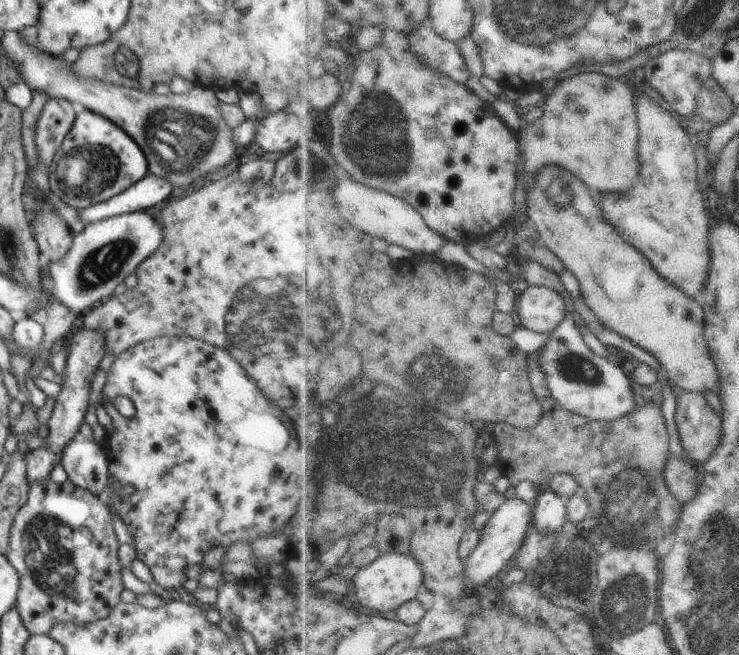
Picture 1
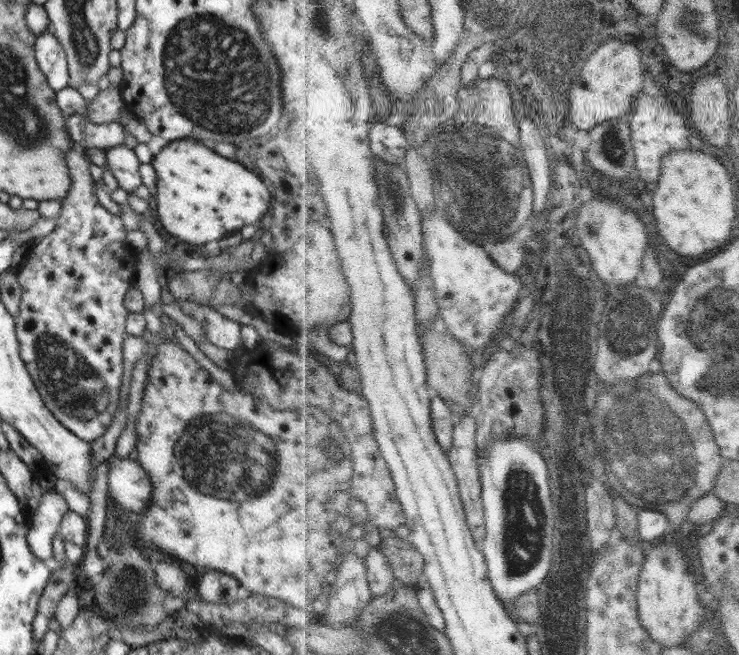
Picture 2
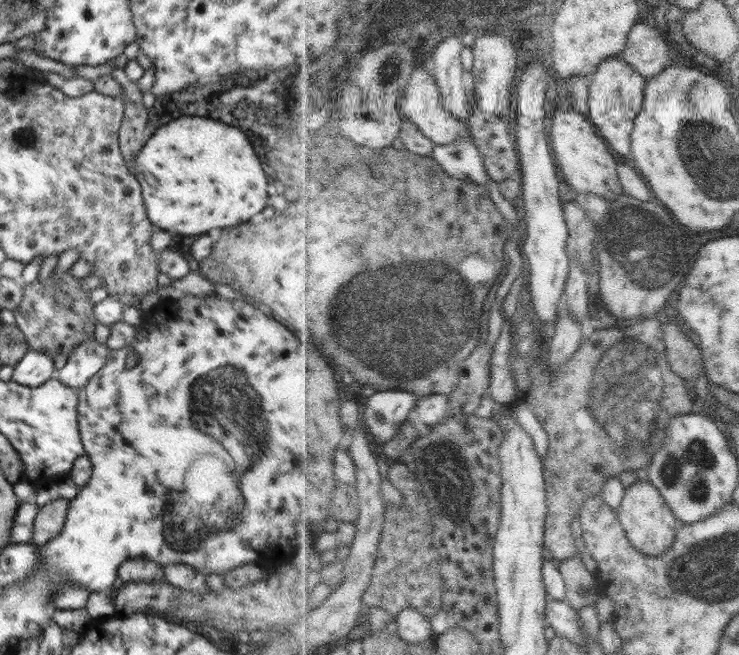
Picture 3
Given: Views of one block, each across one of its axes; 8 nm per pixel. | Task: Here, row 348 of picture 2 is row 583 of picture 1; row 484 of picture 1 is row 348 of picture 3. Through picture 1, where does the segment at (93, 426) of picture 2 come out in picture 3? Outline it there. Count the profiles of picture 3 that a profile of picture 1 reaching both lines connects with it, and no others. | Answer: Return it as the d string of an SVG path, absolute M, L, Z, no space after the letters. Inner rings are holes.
M64 271L55 284L51 275L43 285L36 279L32 284L24 285L23 298L13 310L15 325L24 333L29 348L42 350L54 357L58 352L70 354L75 346L94 337L94 327L98 323L93 315L93 304L89 292L82 289L80 279Z

